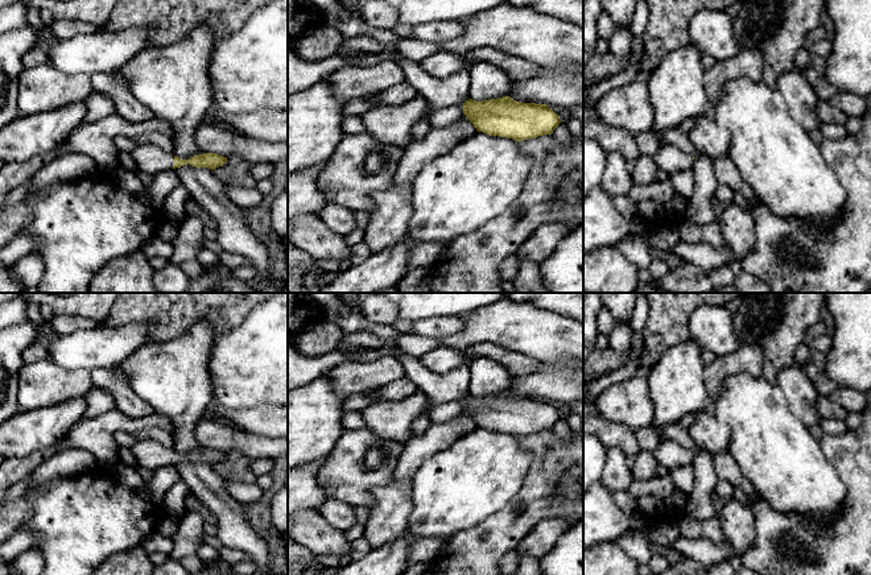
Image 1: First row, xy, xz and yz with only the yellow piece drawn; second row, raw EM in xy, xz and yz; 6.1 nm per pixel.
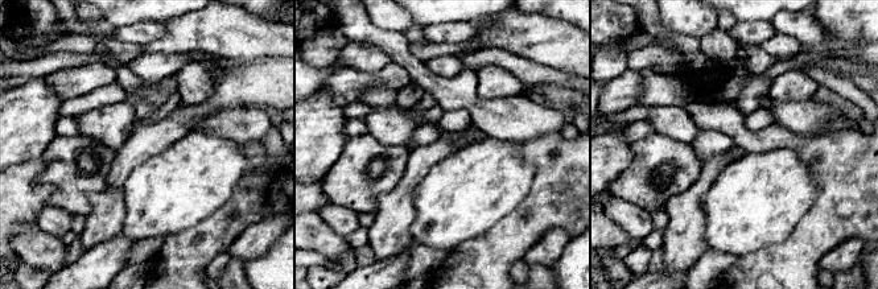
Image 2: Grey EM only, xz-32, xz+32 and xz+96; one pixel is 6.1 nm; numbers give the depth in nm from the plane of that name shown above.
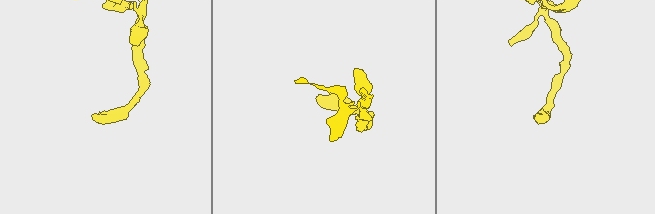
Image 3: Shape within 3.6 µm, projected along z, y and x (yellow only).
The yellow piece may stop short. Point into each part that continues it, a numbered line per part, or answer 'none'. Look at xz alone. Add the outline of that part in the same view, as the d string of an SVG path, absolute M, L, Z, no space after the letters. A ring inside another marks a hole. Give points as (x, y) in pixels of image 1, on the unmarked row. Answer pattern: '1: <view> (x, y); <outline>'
1: xz (440, 388); M339 293L339 318L337 326L343 334L371 332L381 342L381 348L396 357L404 368L405 377L413 381L420 390L437 405L447 404L468 396L470 372L468 365L461 365L449 373L441 375L424 367L418 357L408 355L399 346L399 331L392 324L370 322L351 303L346 302Z

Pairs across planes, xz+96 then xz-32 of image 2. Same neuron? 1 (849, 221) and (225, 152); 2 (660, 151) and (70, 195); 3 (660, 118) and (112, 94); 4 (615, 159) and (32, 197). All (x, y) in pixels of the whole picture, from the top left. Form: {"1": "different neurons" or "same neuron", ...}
{"1": "different neurons", "2": "same neuron", "3": "different neurons", "4": "different neurons"}

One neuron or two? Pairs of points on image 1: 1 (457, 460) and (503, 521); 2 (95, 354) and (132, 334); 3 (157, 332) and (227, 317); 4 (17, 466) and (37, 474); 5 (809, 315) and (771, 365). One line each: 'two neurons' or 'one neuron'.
1: two neurons
2: one neuron
3: one neuron
4: two neurons
5: one neuron

